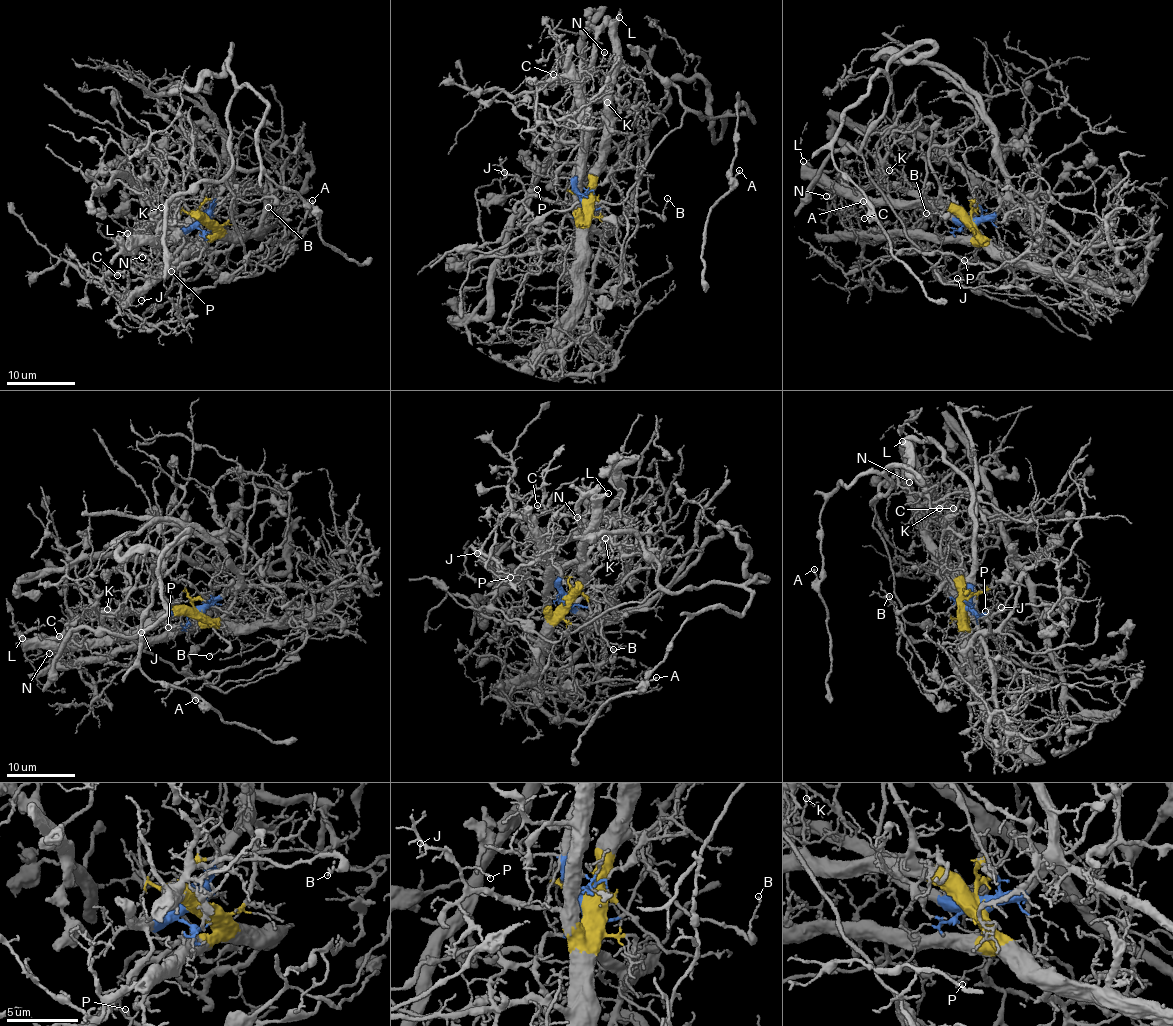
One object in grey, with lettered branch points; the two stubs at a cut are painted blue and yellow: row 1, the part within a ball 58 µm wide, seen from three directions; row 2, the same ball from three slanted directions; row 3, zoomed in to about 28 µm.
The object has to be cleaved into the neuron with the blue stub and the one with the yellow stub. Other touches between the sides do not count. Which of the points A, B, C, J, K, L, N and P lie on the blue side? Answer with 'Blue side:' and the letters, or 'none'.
Blue side: A, C

